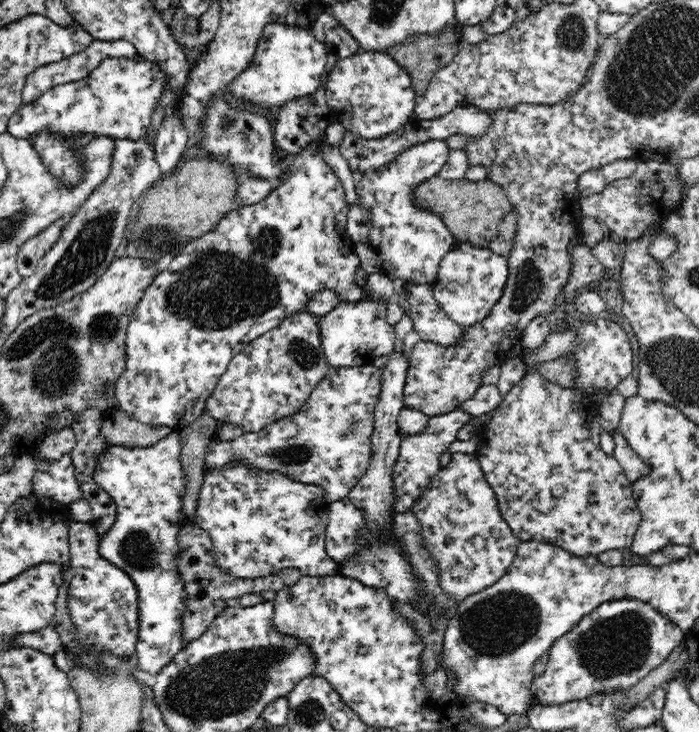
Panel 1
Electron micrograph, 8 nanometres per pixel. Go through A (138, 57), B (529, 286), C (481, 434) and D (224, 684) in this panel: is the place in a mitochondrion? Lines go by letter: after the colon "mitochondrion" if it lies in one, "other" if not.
A: other
B: mitochondrion
C: other
D: mitochondrion

